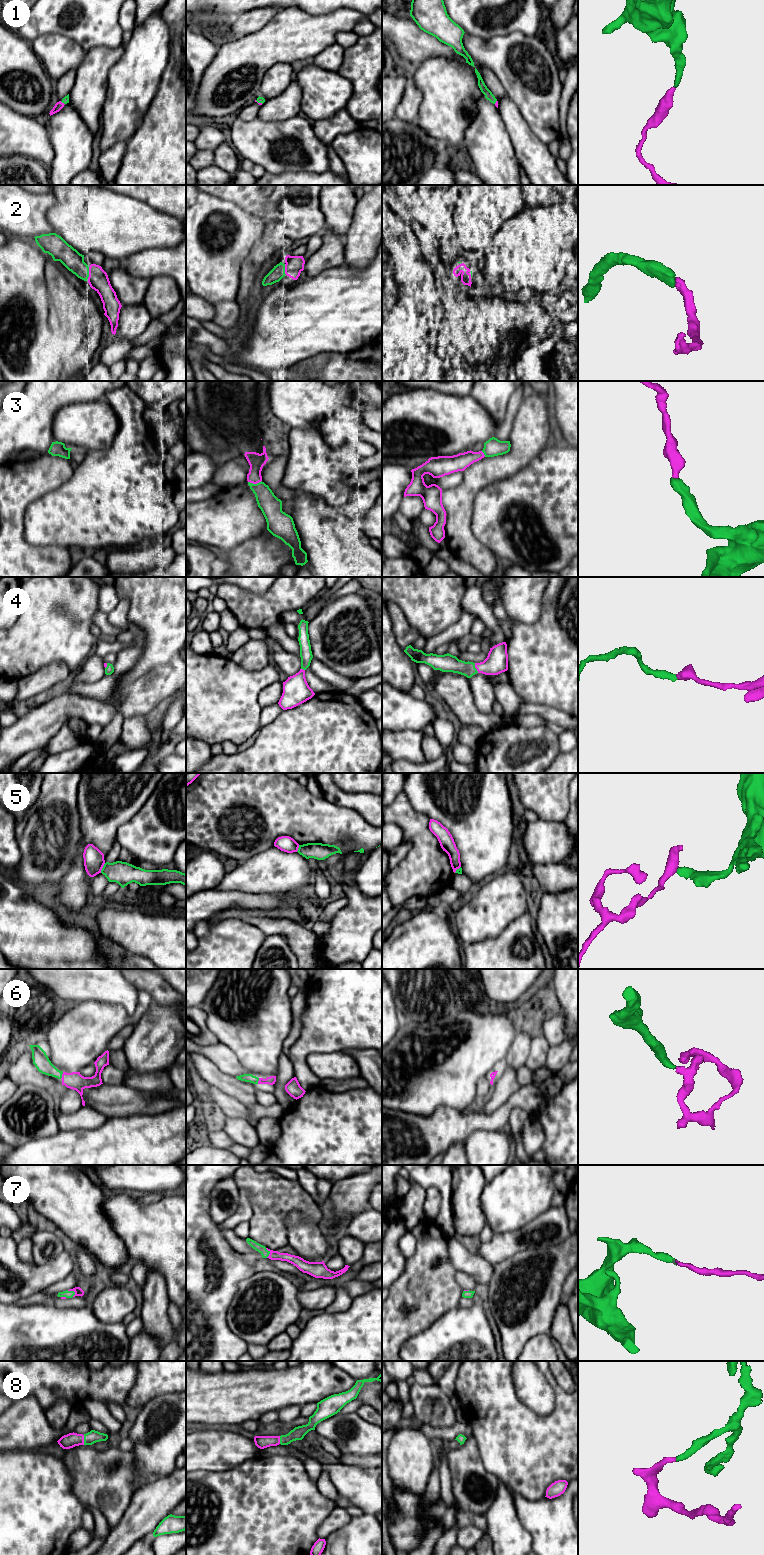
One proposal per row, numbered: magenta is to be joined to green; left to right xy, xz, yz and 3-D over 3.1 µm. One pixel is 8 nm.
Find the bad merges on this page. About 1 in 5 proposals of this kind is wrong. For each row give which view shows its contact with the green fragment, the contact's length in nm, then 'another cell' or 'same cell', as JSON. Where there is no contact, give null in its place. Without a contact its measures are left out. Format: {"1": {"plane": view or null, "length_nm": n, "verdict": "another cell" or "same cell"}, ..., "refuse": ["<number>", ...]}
{"1": {"plane": "xz", "length_nm": 70, "verdict": "same cell"}, "2": {"plane": "xy", "length_nm": 100, "verdict": "same cell"}, "3": {"plane": "xz", "length_nm": 110, "verdict": "same cell"}, "4": {"plane": "yz", "length_nm": 90, "verdict": "same cell"}, "5": {"plane": "xy", "length_nm": 90, "verdict": "another cell"}, "6": {"plane": "xy", "length_nm": 60, "verdict": "same cell"}, "7": {"plane": "xy", "length_nm": 80, "verdict": "same cell"}, "8": {"plane": "xy", "length_nm": 80, "verdict": "same cell"}, "refuse": ["5"]}

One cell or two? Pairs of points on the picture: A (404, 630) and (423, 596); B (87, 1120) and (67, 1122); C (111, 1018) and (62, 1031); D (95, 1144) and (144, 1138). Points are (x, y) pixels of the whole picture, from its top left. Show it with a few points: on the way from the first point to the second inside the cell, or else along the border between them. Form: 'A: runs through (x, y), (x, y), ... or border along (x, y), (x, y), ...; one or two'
A: border along (395, 603), (407, 621), (421, 636); two
B: runs through (82, 1120), (72, 1121); one
C: runs through (99, 1022), (83, 1031), (74, 1031); one
D: runs through (107, 1144), (132, 1144); one

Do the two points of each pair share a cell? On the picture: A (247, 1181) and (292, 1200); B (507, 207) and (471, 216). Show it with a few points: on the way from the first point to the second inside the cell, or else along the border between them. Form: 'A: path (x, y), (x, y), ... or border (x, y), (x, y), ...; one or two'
A: path (258, 1184), (272, 1196), (281, 1196); one
B: path (498, 207), (483, 207), (480, 210); one

